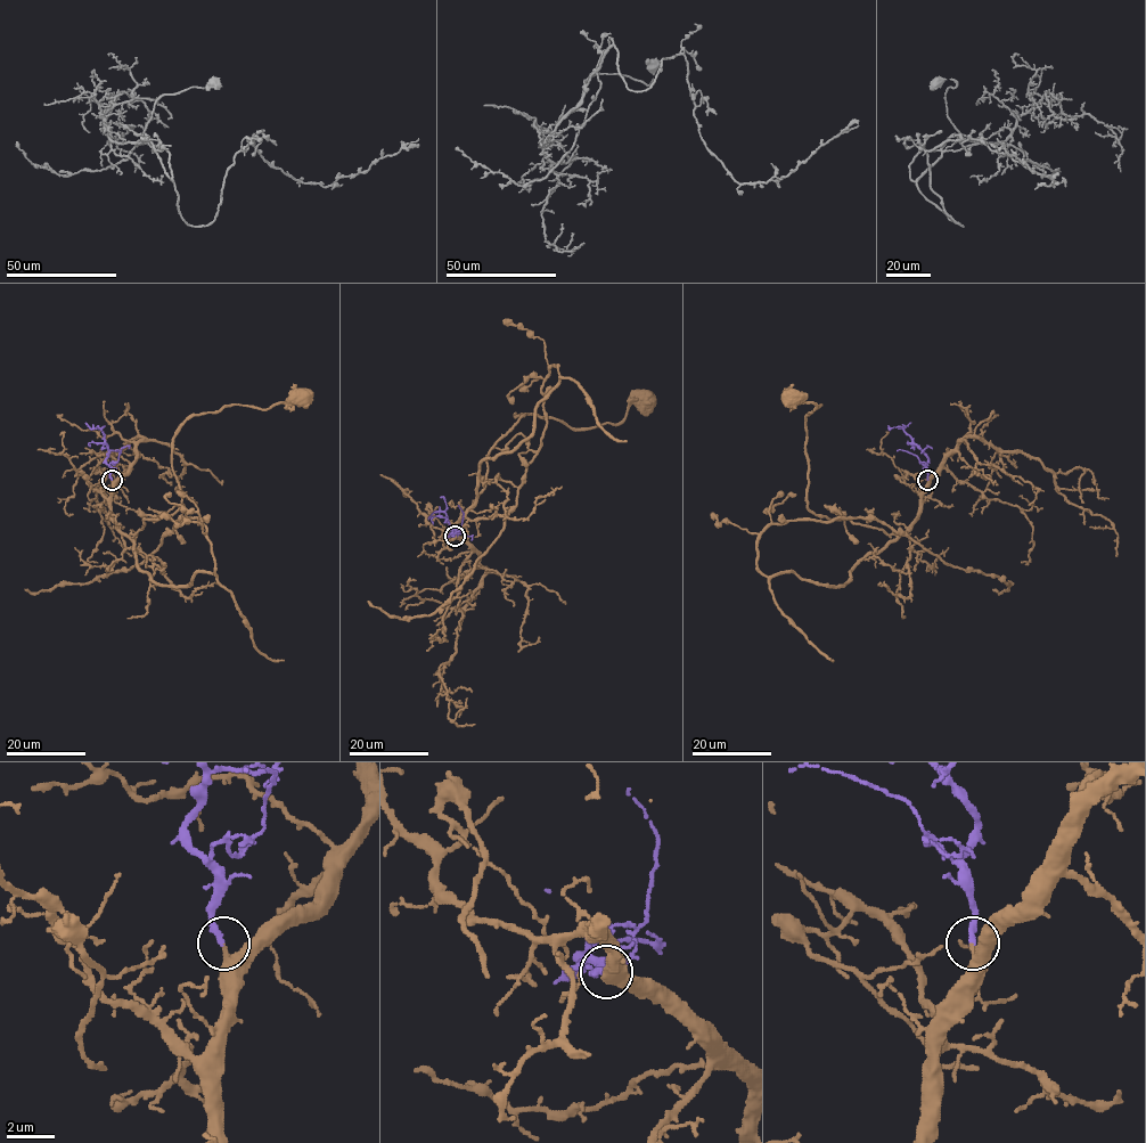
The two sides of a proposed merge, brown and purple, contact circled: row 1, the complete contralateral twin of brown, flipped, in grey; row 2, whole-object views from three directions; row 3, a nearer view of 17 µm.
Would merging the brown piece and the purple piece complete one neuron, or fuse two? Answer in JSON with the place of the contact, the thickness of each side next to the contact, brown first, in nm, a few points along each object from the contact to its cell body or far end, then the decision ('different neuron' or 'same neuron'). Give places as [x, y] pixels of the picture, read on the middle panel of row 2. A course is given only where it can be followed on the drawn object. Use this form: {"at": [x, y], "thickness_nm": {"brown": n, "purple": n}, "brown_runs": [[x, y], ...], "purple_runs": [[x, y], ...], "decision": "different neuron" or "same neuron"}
{"at": [455, 536], "thickness_nm": {"brown": 280, "purple": 280}, "brown_runs": [[455, 536], [484, 487], [488, 452], [524, 415], [515, 414], [592, 429], [619, 423], [645, 398]], "purple_runs": [[455, 536], [449, 536], [451, 525], [444, 512], [445, 503], [440, 497]], "decision": "same neuron"}

